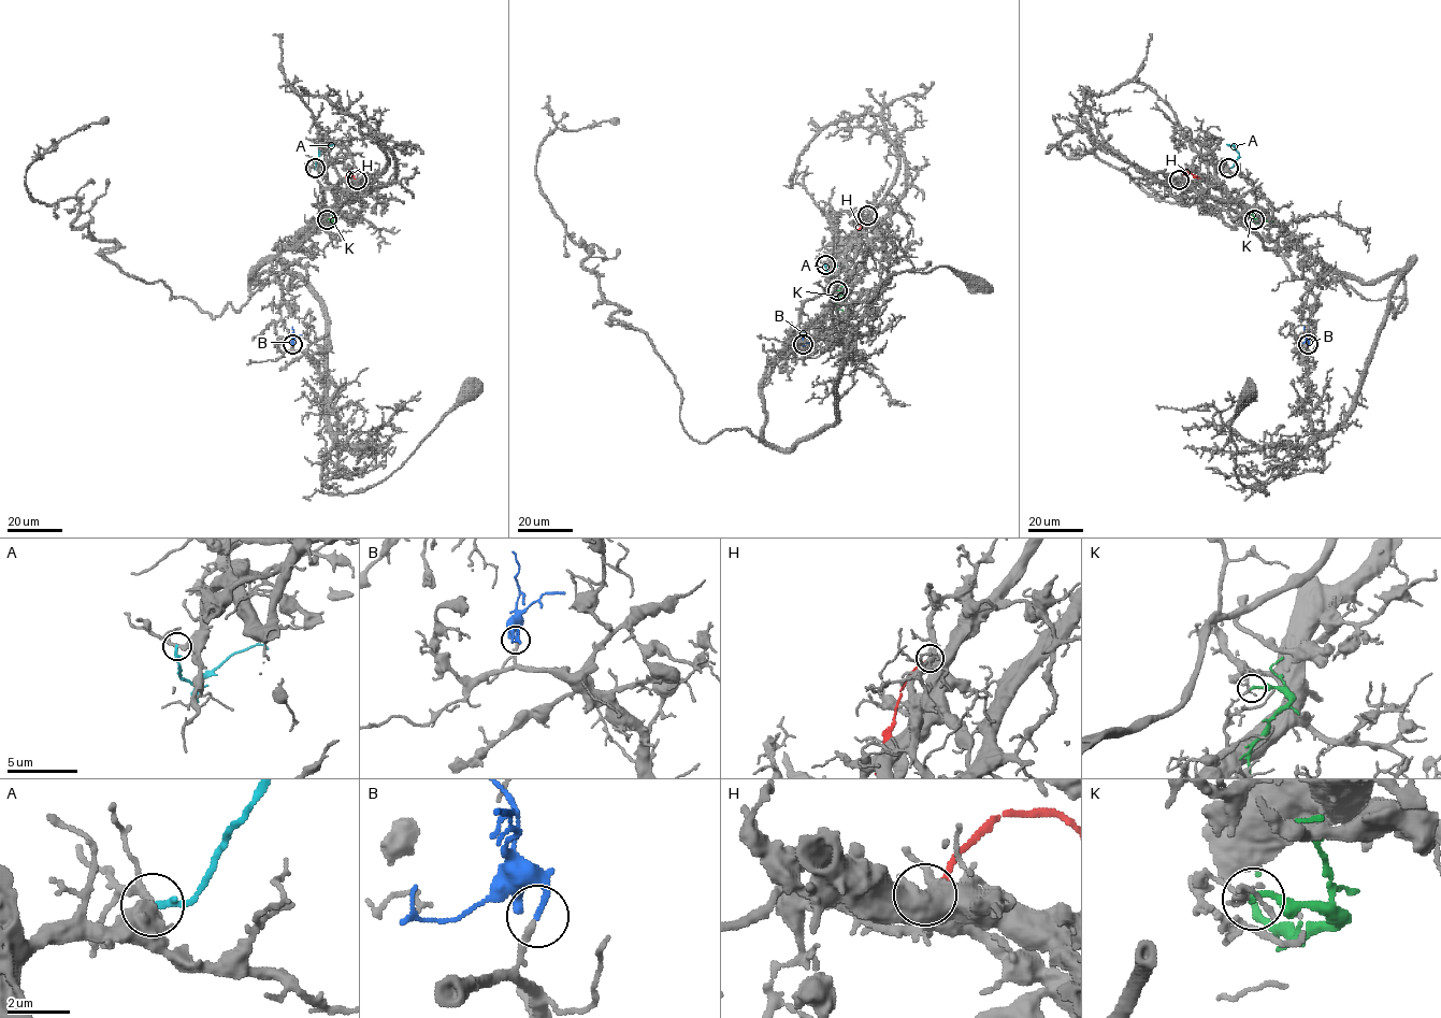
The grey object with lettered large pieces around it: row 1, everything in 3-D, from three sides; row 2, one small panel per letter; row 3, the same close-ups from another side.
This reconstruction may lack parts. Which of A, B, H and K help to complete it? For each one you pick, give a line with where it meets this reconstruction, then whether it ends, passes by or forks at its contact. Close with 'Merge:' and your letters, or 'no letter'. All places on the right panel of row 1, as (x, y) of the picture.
B: (1308, 344) | it ends
Merge: B

